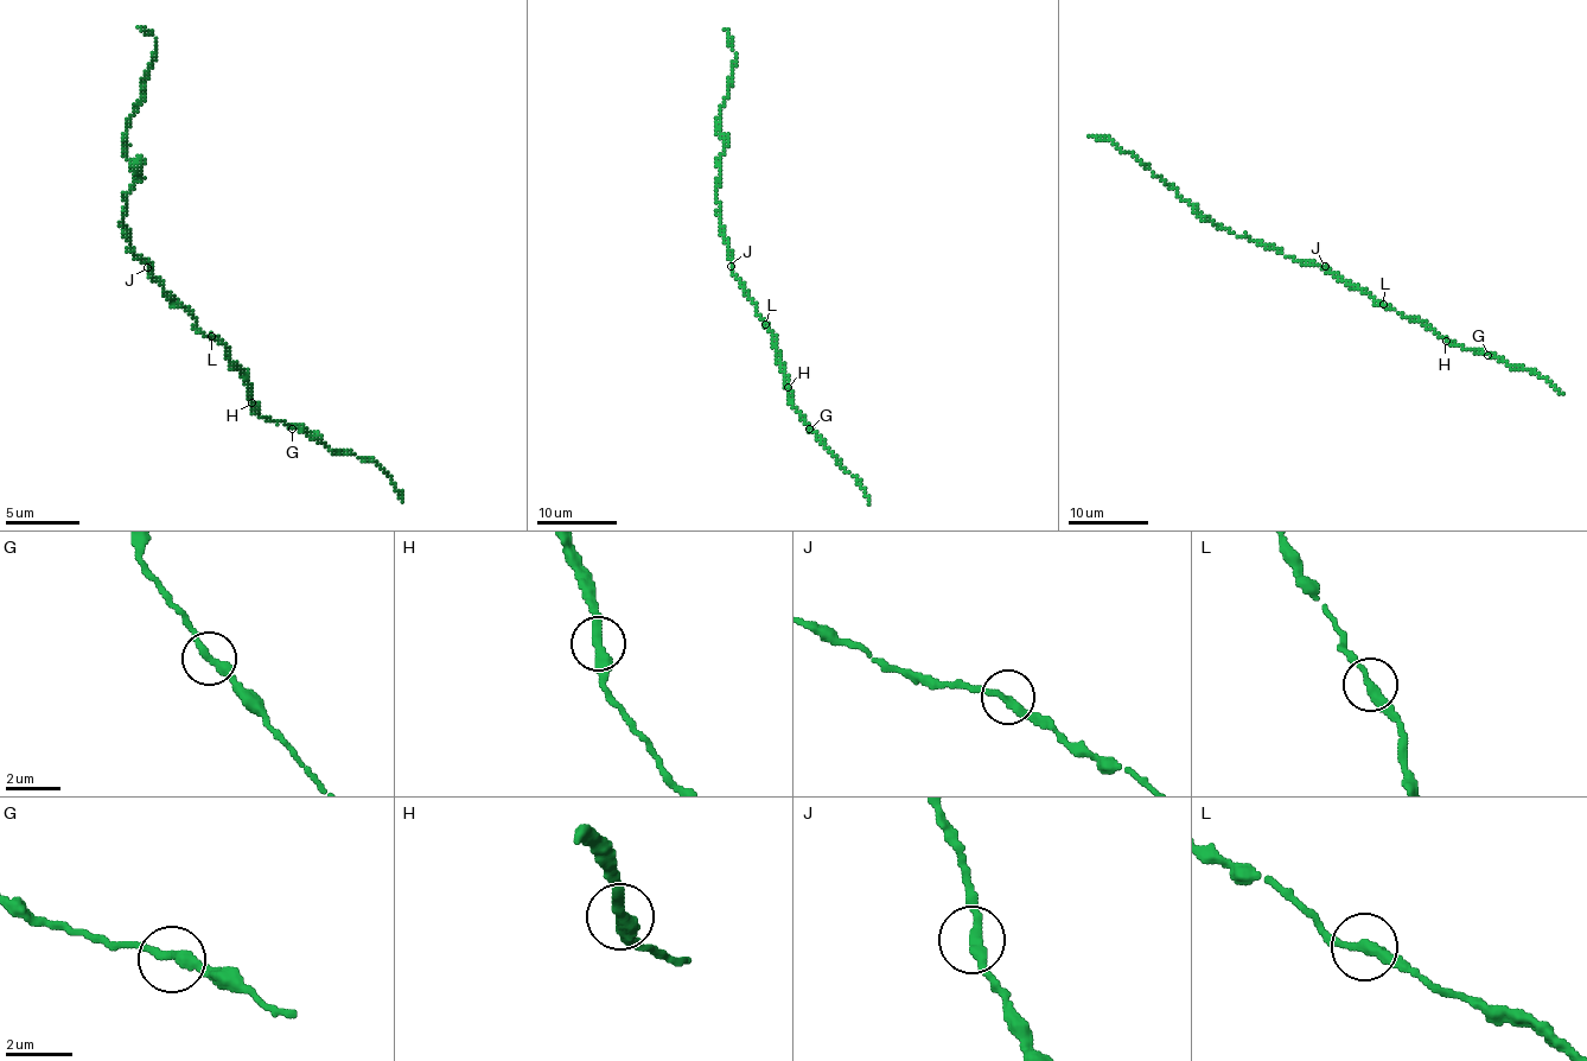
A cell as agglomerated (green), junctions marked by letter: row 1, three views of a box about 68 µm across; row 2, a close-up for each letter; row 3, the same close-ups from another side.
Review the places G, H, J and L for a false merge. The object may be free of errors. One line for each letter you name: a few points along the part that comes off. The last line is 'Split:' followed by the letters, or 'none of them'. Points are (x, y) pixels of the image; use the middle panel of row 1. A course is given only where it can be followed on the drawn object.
Split: none of them

